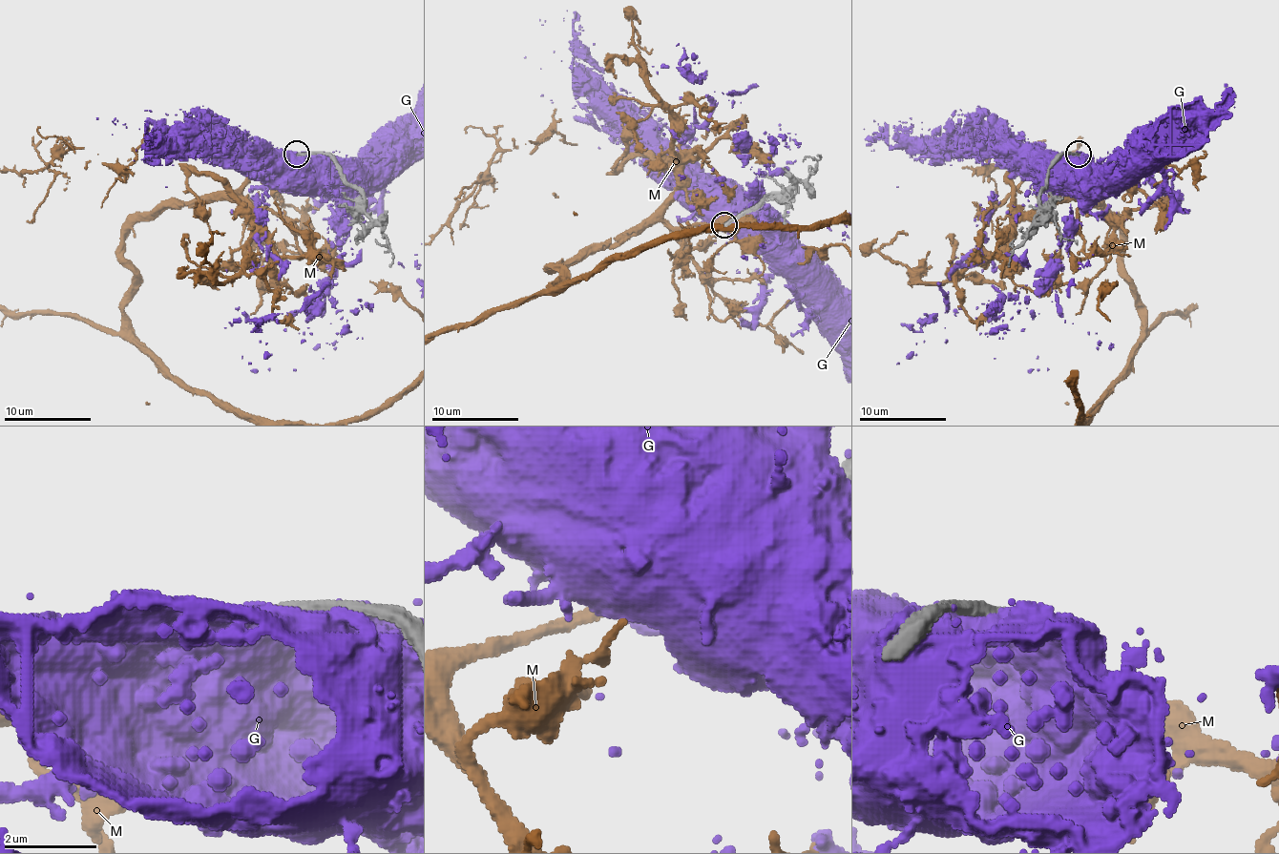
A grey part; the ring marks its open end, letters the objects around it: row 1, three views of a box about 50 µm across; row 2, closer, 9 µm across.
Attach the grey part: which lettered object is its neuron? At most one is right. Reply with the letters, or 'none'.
none

